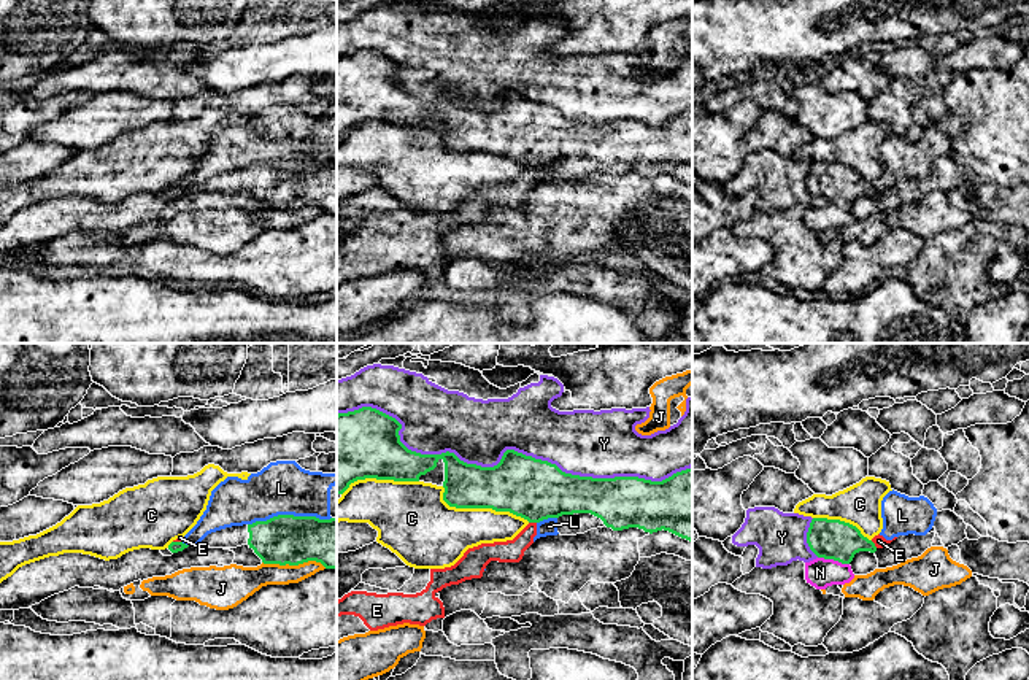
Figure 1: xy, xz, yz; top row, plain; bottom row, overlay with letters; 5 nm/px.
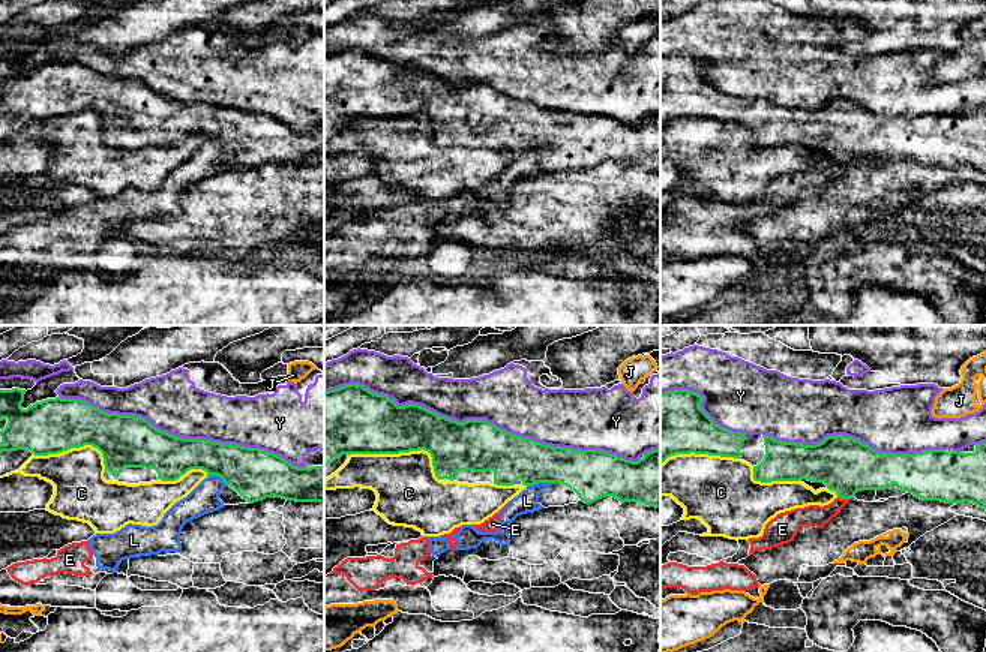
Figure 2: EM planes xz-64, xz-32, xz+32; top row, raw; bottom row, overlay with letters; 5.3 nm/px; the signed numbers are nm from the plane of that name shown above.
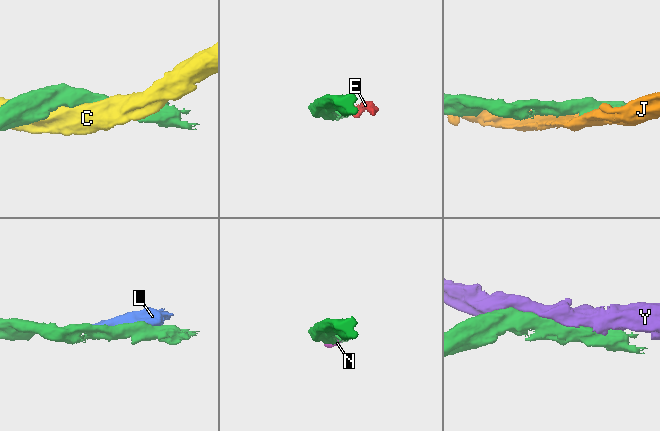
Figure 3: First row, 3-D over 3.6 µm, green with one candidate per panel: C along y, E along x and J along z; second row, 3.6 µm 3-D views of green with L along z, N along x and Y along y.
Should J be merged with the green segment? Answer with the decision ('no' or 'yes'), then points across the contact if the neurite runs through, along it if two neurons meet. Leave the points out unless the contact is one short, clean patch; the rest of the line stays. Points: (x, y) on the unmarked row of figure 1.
no

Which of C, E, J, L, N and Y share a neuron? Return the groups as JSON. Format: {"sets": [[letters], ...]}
{"sets": [["C"], ["E", "L"], ["J"], ["N"], ["Y"]]}

